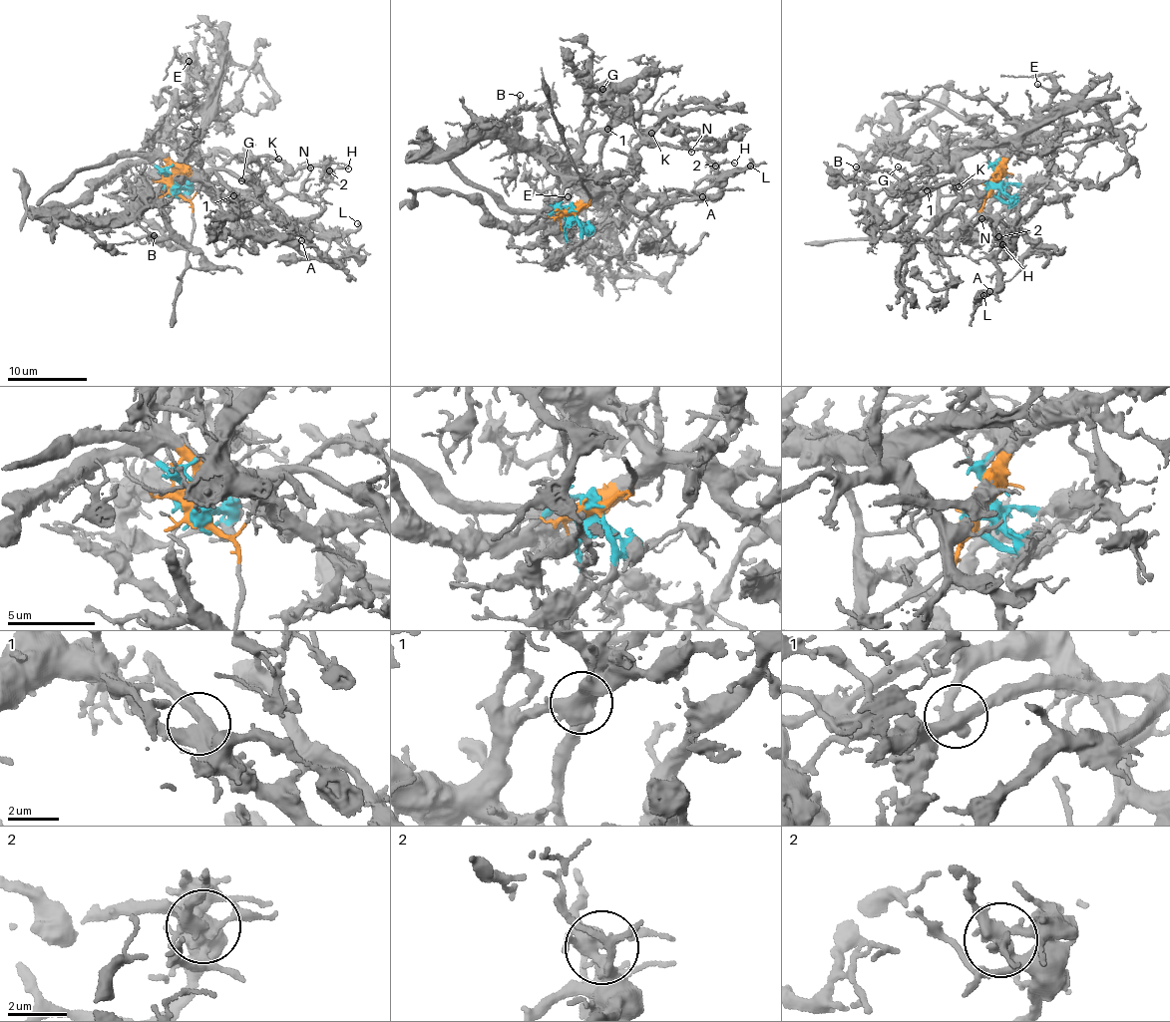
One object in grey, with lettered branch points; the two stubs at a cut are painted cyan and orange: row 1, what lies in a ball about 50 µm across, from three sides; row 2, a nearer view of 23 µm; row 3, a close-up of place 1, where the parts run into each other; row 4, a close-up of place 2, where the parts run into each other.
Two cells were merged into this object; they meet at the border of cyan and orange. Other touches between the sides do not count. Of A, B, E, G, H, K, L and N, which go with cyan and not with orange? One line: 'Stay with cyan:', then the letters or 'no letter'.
Stay with cyan: A, B, E, L

